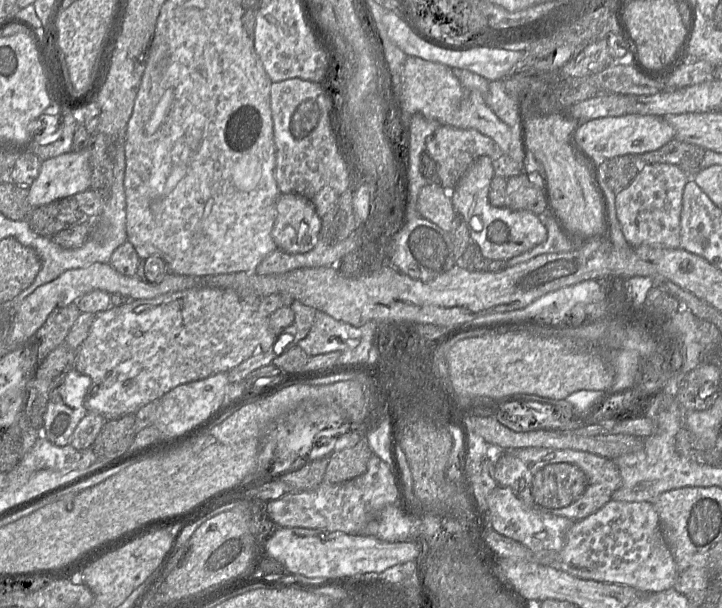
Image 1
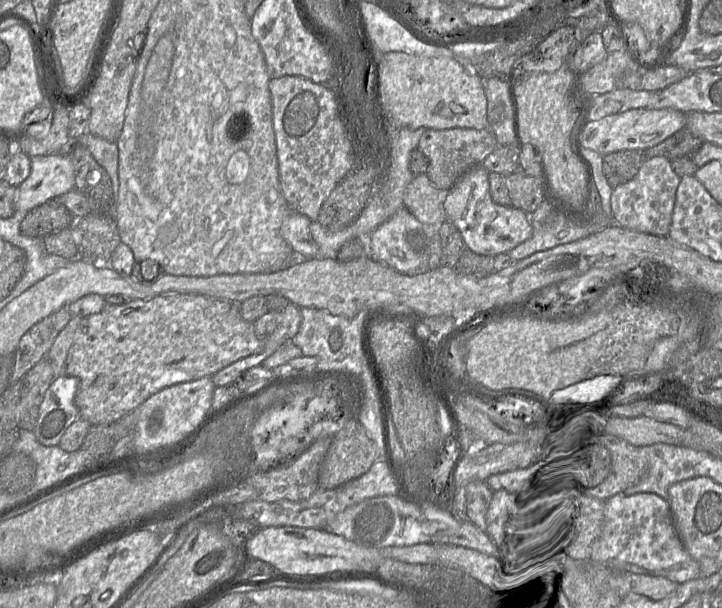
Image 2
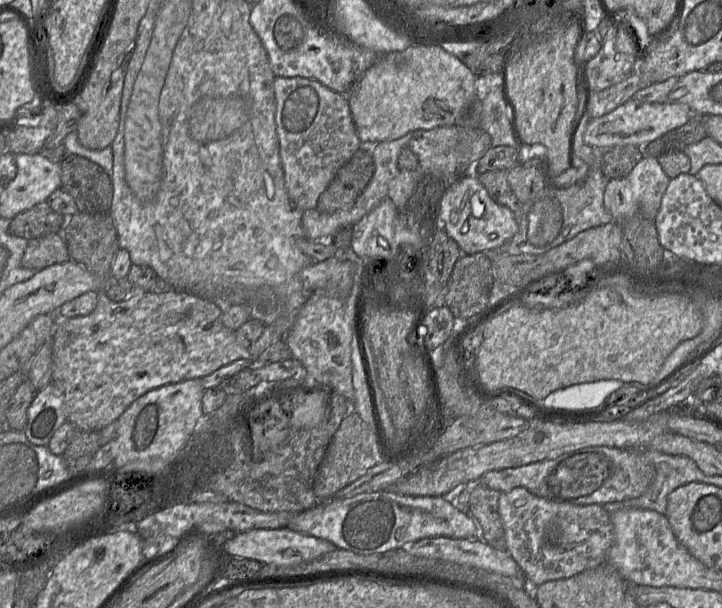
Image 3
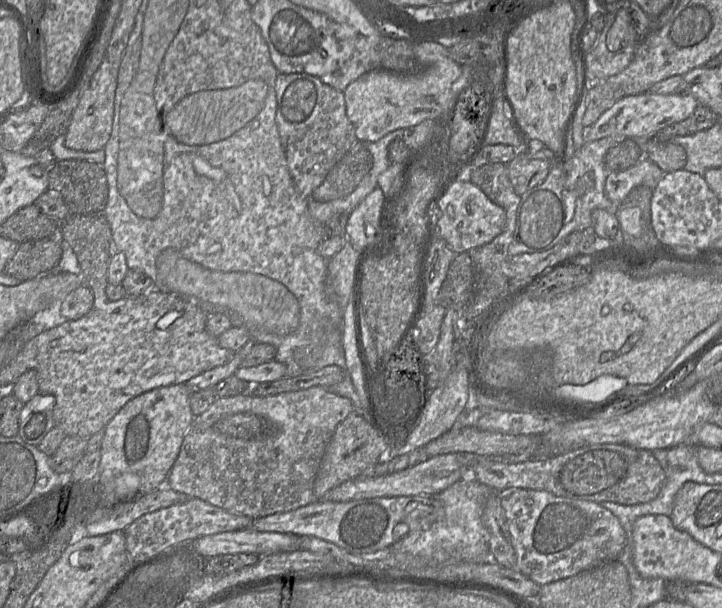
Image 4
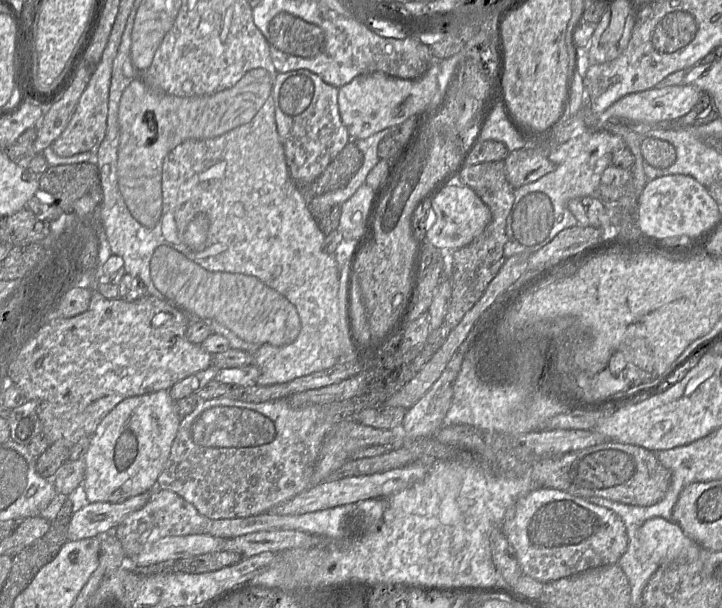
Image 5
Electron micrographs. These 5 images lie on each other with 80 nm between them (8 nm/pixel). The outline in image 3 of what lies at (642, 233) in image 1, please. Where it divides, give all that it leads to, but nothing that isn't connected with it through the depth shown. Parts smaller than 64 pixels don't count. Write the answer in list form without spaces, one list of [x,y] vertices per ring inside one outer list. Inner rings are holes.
[[[645,157],[628,176],[608,181],[604,191],[605,208],[612,215],[614,221],[626,220],[635,215],[654,220],[670,180],[669,176],[663,171],[658,157]]]

